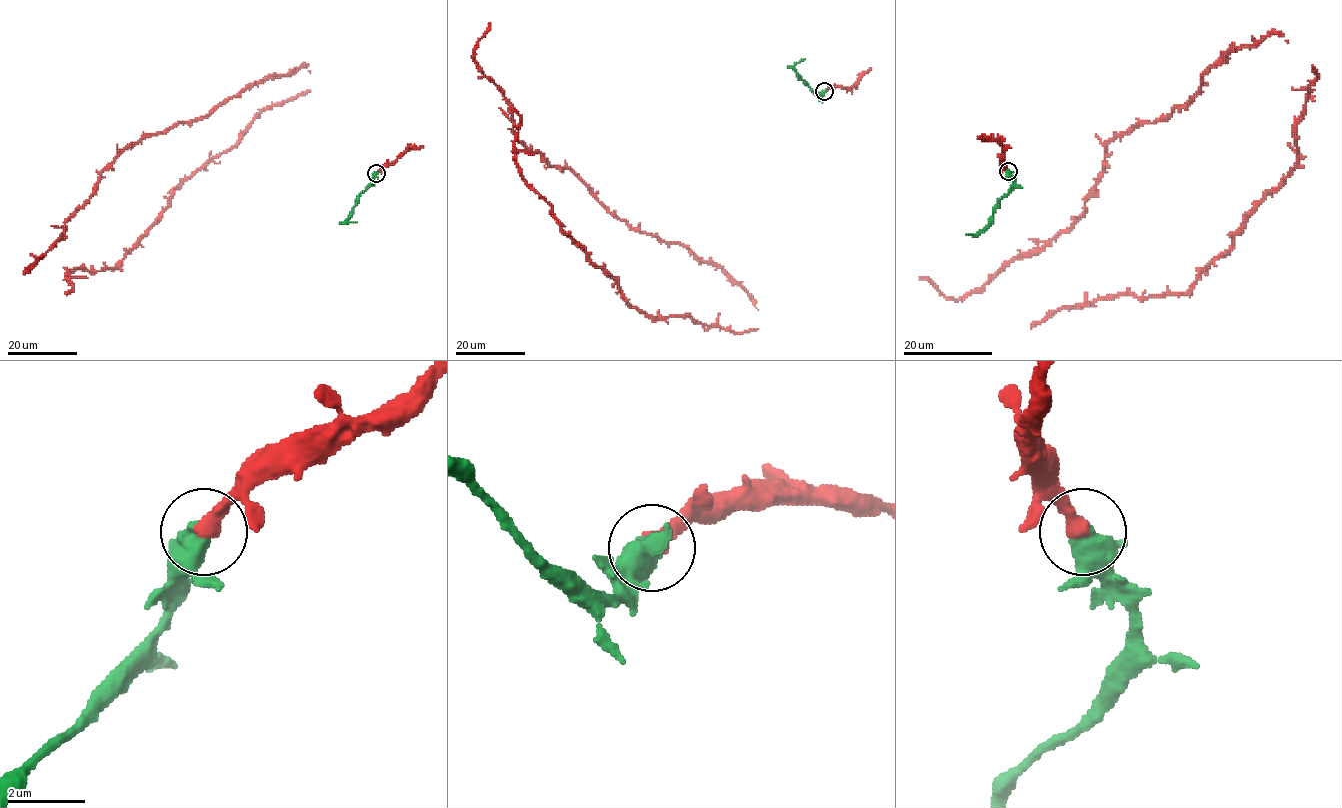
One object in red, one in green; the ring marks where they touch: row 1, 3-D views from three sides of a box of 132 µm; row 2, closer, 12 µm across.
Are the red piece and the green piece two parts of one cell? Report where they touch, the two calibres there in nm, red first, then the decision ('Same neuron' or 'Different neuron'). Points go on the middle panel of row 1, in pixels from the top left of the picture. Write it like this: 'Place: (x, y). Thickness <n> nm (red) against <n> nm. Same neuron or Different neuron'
Place: (824, 91). Thickness 440 nm (red) against 380 nm. Same neuron

